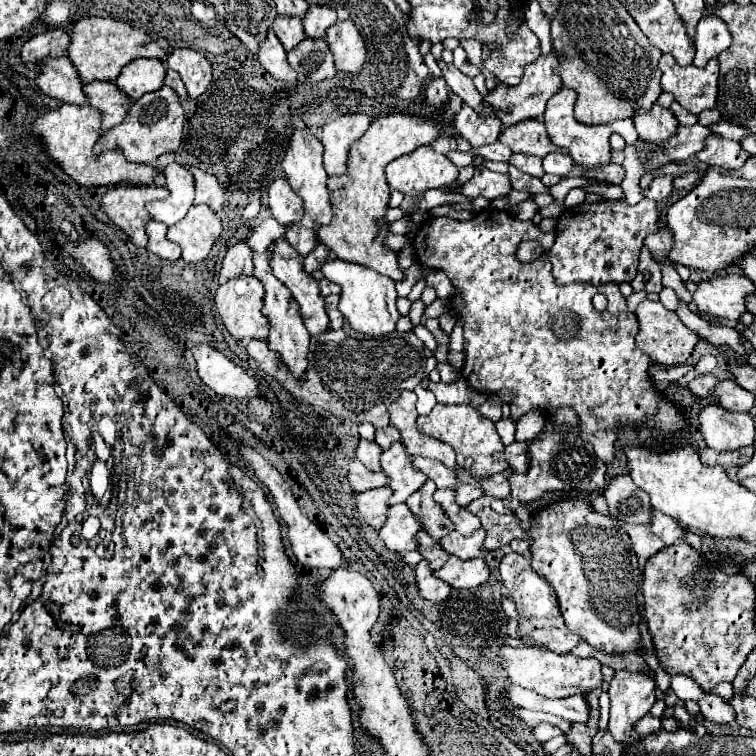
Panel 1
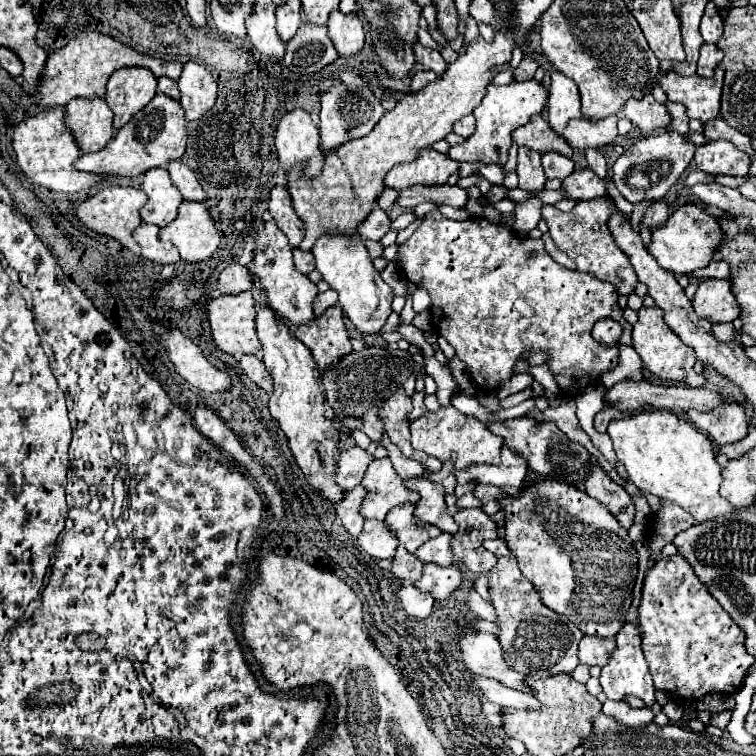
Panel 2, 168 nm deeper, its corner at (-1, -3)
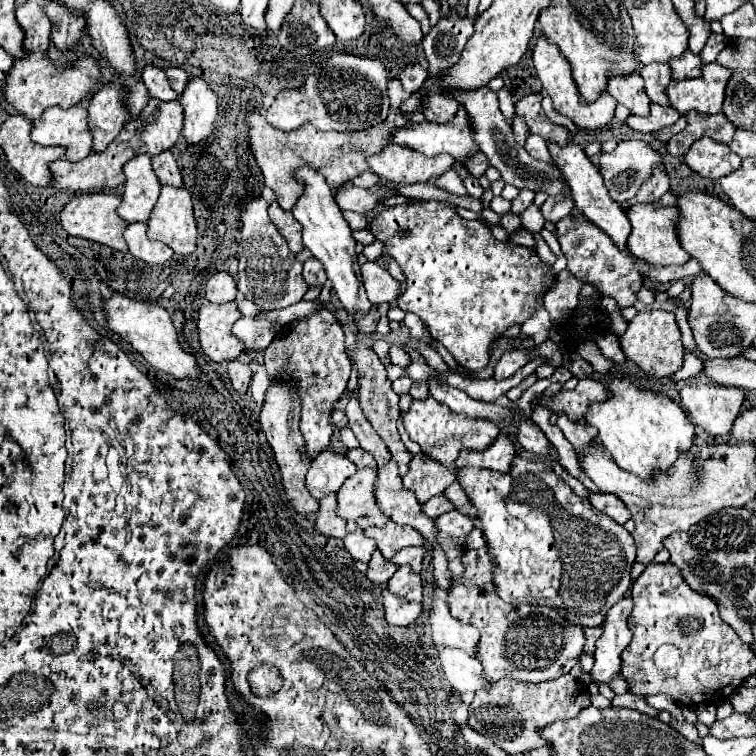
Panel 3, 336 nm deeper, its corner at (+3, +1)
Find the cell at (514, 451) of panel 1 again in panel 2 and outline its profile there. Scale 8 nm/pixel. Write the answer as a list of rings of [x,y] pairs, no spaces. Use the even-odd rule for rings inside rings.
[[[503,448],[501,452],[501,464],[489,466],[489,464],[473,464],[465,470],[457,470],[457,482],[469,484],[469,482],[481,482],[481,484],[493,484],[499,488],[519,488],[523,478],[527,474],[527,464],[521,460],[521,456],[513,454],[509,448]]]

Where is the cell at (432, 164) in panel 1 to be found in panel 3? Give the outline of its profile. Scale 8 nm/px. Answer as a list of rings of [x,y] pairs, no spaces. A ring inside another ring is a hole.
[[[389,144],[383,148],[383,152],[373,154],[367,160],[369,168],[381,180],[389,180],[395,184],[417,184],[435,180],[447,170],[451,170],[453,162],[455,158],[449,154],[429,158],[399,144]]]

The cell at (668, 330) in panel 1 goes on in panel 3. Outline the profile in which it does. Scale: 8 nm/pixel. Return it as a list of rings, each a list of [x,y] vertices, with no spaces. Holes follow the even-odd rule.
[[[643,310],[627,324],[627,332],[619,336],[625,356],[641,370],[655,378],[667,378],[683,366],[685,350],[681,346],[681,332],[675,322],[675,314],[667,310]]]

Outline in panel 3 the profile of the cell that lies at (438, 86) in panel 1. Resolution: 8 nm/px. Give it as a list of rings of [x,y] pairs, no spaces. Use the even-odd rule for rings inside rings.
[[[411,64],[411,66],[407,66],[407,68],[401,70],[399,80],[401,80],[405,92],[411,94],[411,92],[417,92],[417,90],[423,86],[423,82],[427,80],[427,76],[429,76],[429,72],[427,72],[425,66],[421,66],[421,64]]]

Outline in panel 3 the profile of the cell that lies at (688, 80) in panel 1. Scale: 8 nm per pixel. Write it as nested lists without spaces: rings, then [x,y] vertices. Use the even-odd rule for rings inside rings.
[[[705,64],[701,78],[673,80],[667,86],[667,98],[673,108],[681,114],[697,110],[699,114],[717,114],[723,106],[725,84],[731,70],[719,64]]]

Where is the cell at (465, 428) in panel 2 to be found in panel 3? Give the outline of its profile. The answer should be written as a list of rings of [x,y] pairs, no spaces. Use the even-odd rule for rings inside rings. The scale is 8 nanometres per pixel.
[[[433,398],[413,400],[409,412],[403,416],[403,424],[405,424],[409,438],[417,442],[425,454],[433,456],[437,462],[445,466],[451,466],[463,448],[479,452],[479,450],[489,448],[493,440],[499,436],[499,428],[493,422],[473,420],[473,418],[467,418],[465,414],[457,414]]]

